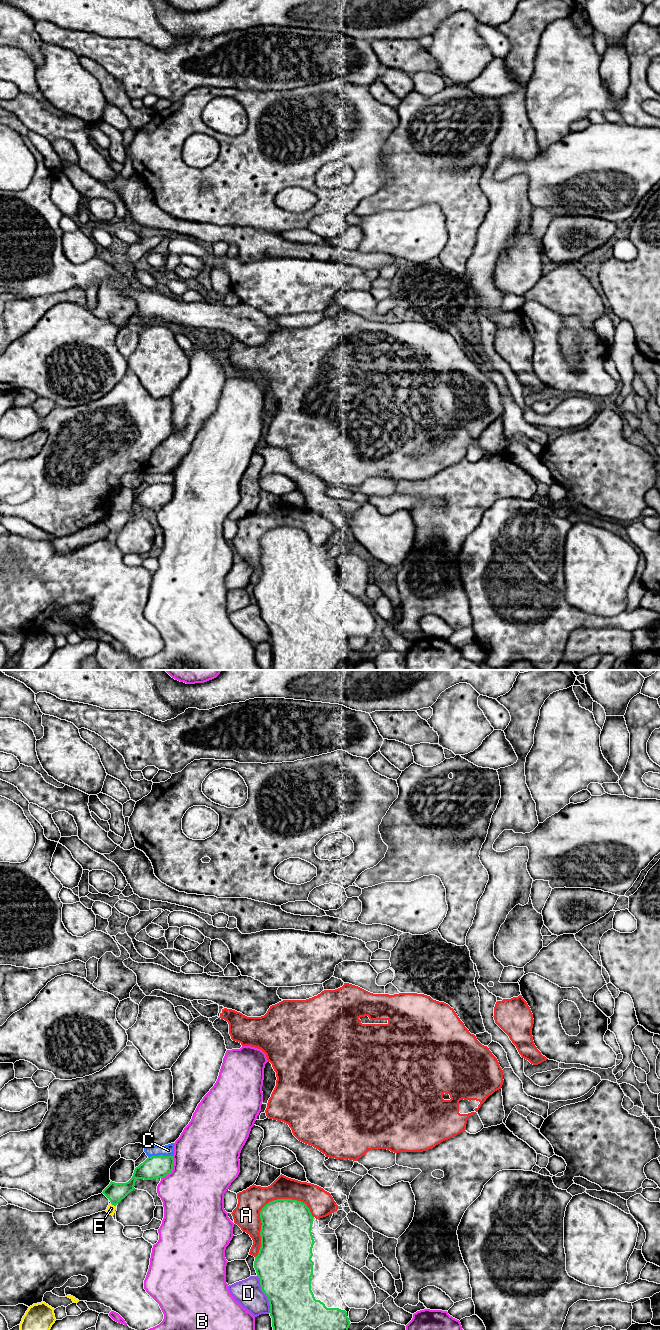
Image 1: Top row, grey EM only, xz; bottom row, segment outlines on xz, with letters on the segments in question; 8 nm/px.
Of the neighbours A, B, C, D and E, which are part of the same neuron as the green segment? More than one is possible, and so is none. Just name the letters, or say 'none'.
E

